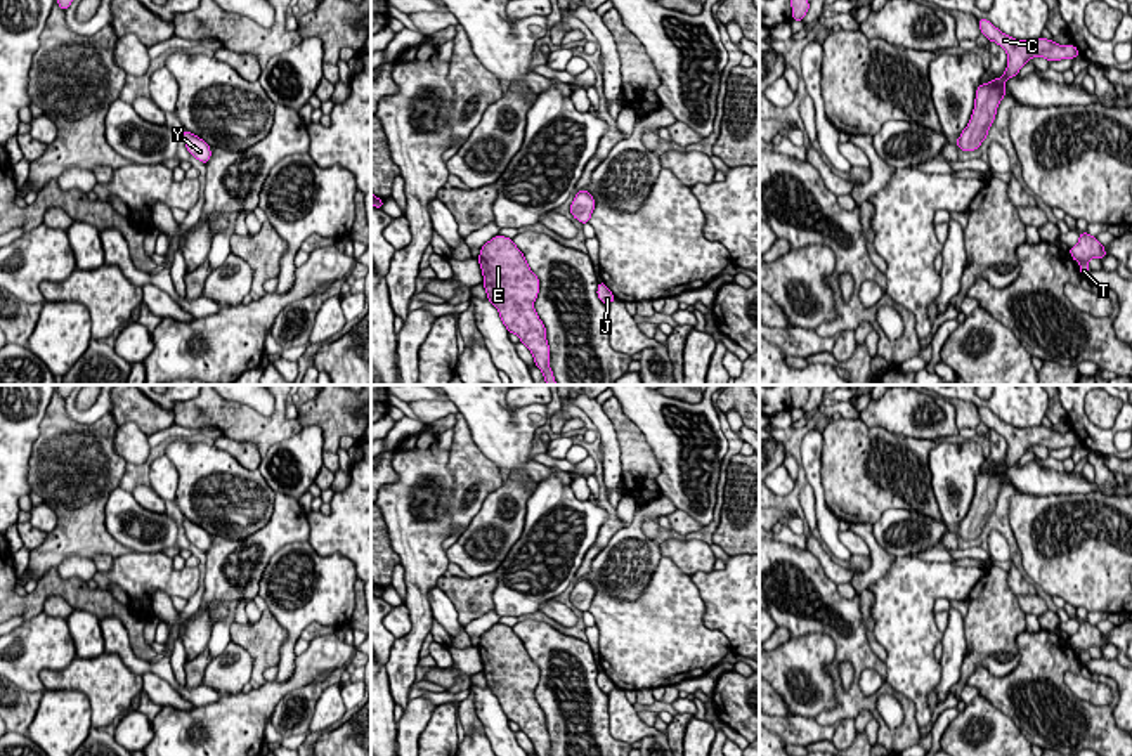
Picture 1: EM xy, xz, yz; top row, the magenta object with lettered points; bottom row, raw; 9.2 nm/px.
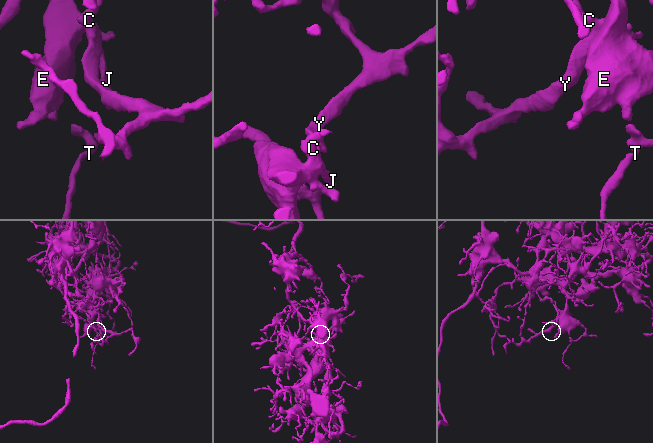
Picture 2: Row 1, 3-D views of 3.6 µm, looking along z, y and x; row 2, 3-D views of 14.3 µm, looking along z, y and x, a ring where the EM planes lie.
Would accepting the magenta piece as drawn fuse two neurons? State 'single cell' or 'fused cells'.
single cell

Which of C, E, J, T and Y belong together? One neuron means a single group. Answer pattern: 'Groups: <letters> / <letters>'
Groups: C E J T Y

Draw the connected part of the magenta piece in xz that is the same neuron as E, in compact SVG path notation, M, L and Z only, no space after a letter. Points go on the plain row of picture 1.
M498 622L480 636L478 652L487 687L508 721L530 739L537 756L550 756L546 716L534 697L541 671L524 642L513 628Z

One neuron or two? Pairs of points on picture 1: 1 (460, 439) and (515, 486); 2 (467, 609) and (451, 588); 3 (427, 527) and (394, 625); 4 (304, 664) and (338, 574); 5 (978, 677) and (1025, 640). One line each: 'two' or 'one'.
1: two
2: one
3: two
4: two
5: one

